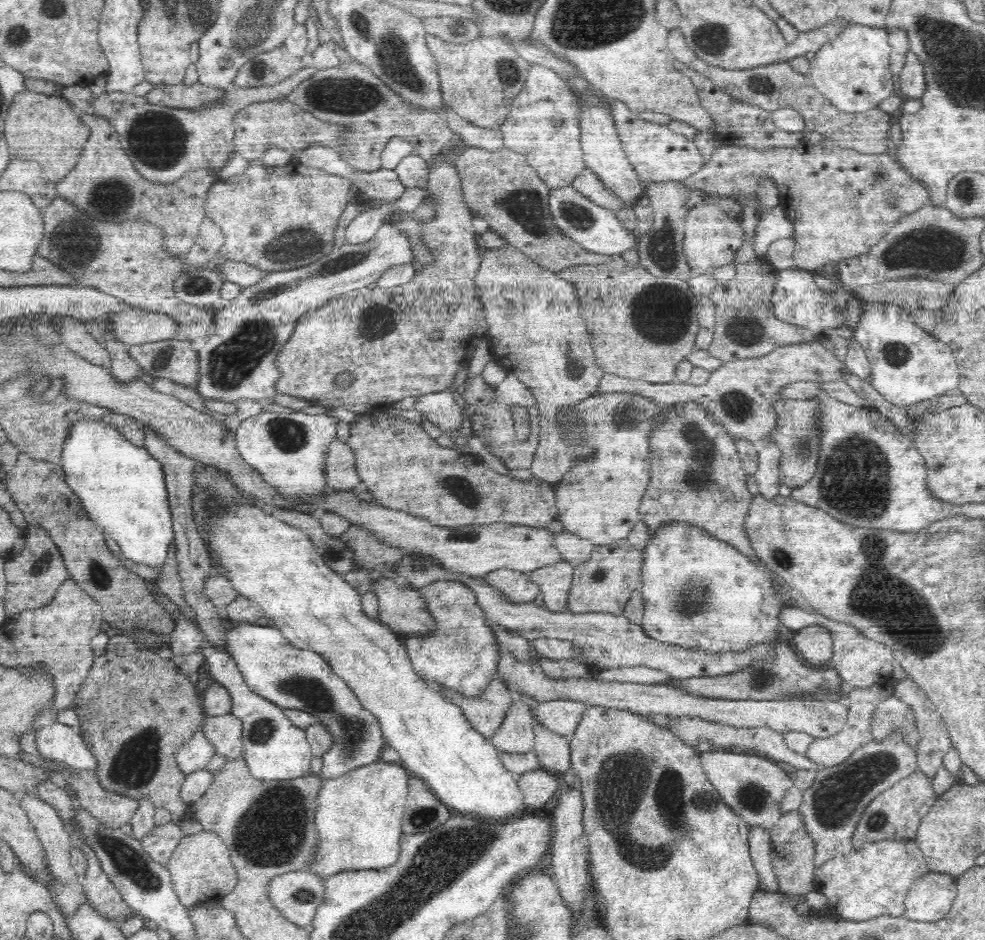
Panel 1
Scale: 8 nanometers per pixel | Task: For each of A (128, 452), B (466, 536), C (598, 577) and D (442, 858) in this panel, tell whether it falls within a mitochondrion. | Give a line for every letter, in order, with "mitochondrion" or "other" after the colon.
A: other
B: other
C: mitochondrion
D: mitochondrion

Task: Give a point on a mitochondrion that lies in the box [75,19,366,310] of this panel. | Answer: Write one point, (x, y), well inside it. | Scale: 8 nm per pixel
(157, 139)

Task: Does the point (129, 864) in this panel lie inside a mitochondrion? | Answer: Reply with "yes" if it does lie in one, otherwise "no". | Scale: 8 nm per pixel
yes

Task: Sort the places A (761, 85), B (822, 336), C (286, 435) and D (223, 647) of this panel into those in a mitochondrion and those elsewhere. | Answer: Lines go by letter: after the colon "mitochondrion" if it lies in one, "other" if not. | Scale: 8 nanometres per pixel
A: mitochondrion
B: other
C: mitochondrion
D: other

